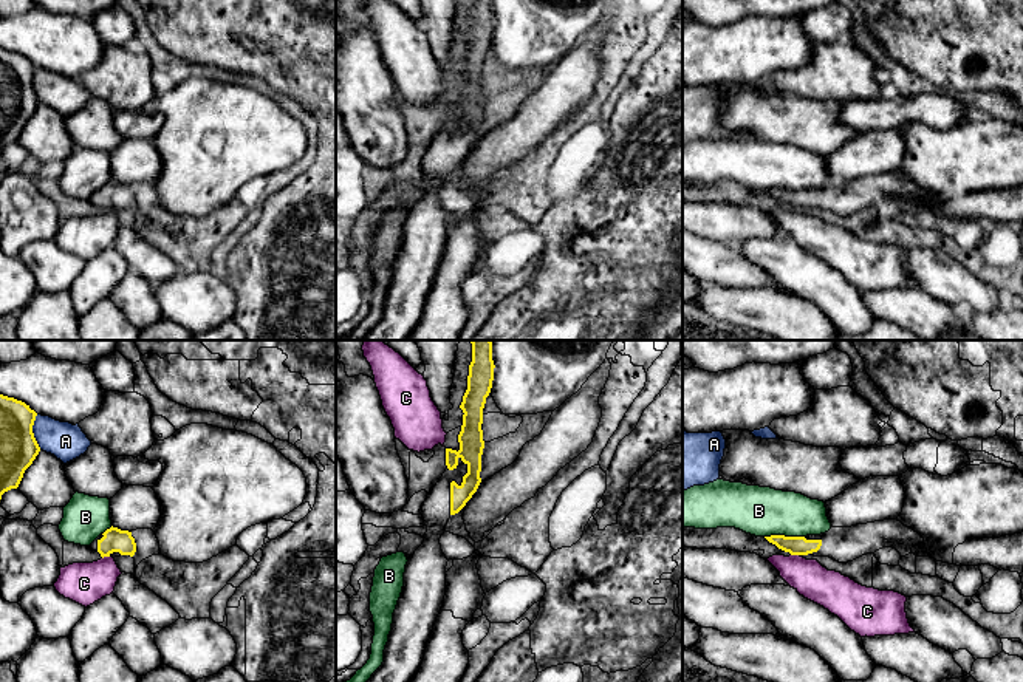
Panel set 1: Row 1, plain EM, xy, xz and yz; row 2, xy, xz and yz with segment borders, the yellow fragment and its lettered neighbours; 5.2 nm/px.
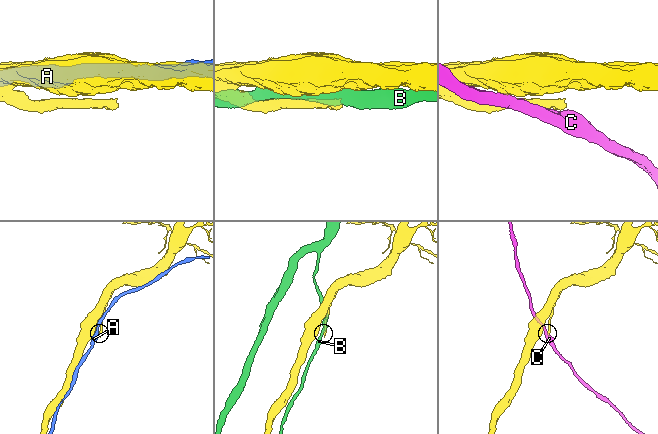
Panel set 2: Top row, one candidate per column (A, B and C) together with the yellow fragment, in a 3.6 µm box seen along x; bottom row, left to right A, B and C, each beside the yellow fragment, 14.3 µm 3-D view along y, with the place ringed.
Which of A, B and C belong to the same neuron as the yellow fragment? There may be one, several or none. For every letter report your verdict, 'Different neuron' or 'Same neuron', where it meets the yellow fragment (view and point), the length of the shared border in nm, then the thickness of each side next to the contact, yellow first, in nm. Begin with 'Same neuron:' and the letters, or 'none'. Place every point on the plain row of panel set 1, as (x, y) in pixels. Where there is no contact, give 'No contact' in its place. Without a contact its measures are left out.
Same neuron: none
A: Different neuron. Touches yellow at xy (31, 85). Shared border 190 nm. Thickness 190 nm (yellow) against 190 nm
B: Different neuron. Touches yellow at yz (783, 189). Shared border 200 nm. Thickness 100 nm (yellow) against 260 nm
C: Different neuron. Touches yellow at yz (796, 208). Shared border 50 nm. Thickness 100 nm (yellow) against 190 nm

